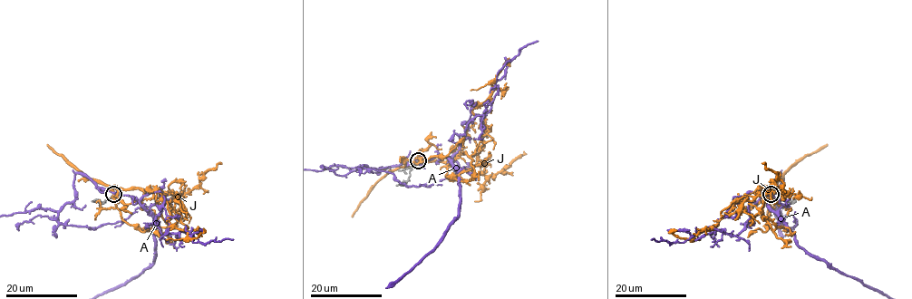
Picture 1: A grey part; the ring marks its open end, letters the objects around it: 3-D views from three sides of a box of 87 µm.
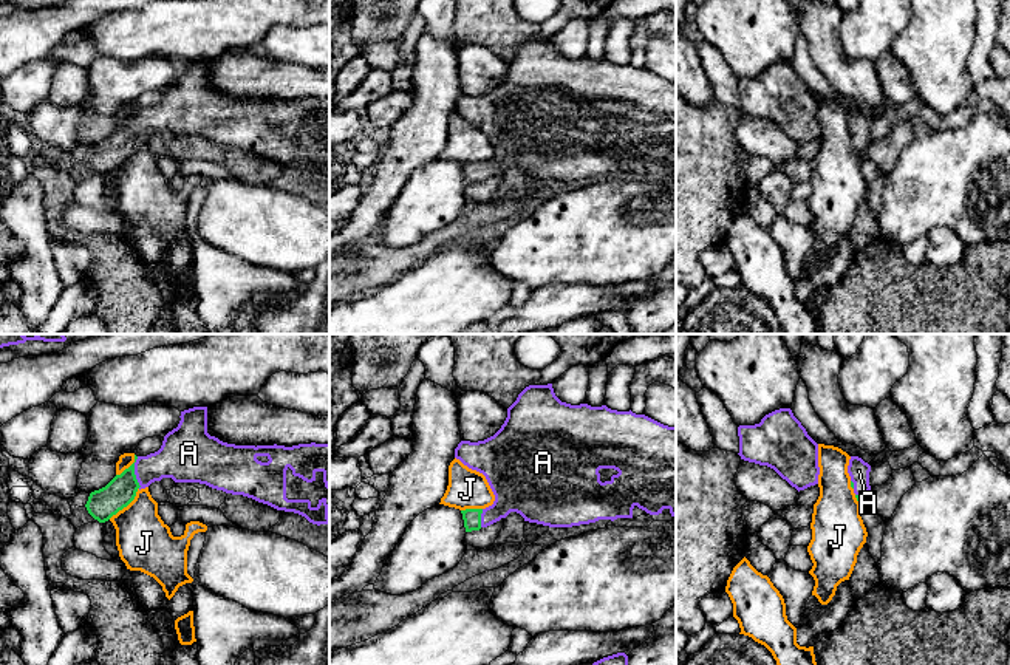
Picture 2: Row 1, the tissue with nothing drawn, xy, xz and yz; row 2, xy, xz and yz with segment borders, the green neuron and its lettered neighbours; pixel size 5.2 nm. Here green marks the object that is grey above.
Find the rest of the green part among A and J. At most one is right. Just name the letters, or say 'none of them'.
A

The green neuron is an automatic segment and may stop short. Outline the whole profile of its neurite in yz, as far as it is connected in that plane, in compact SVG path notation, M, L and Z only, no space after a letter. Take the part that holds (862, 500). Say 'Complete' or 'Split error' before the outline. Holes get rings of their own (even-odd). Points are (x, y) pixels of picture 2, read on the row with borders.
Split error. M851 456L848 473L851 476L851 487L854 489L855 498L860 503L860 506L866 504L866 496L871 490L869 472L871 466L868 462L865 462L858 456Z

